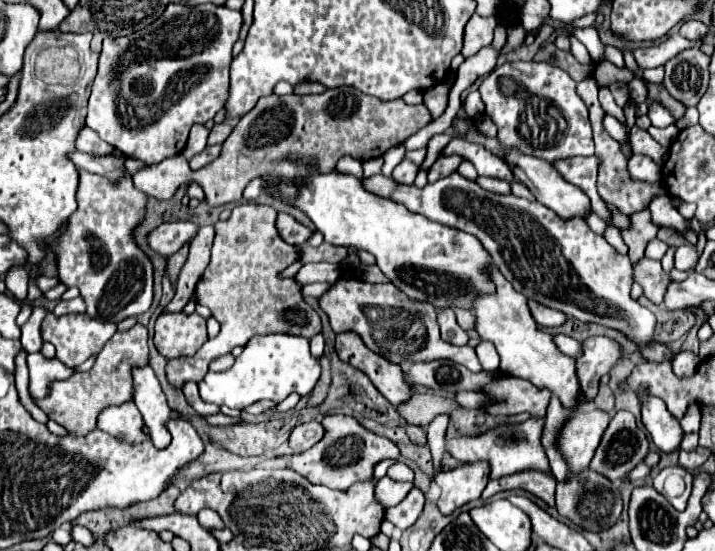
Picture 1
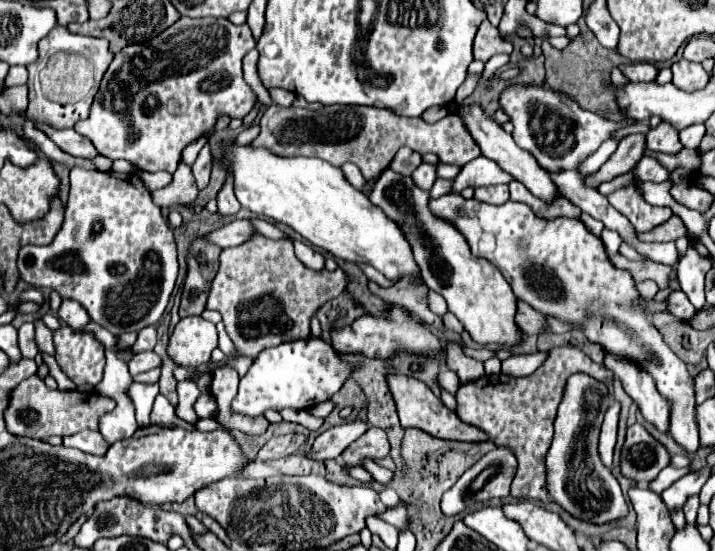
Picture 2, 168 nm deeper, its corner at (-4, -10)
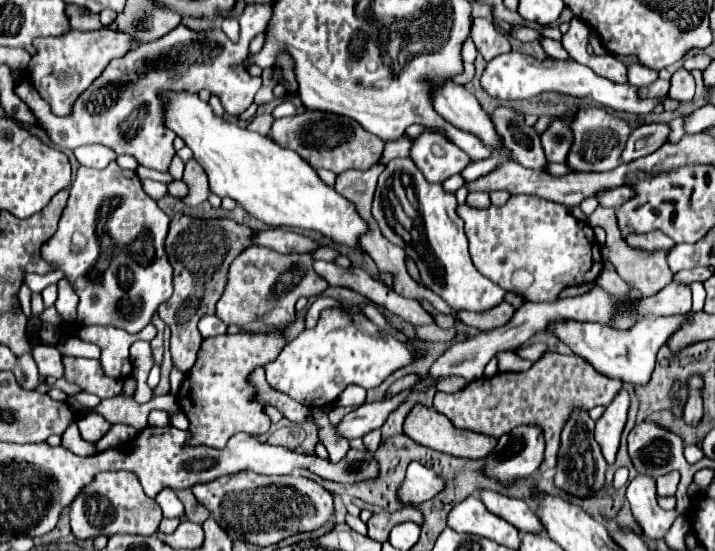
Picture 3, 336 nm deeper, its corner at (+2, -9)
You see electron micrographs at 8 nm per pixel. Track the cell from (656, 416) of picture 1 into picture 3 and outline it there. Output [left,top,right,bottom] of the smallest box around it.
[549,313,689,387]

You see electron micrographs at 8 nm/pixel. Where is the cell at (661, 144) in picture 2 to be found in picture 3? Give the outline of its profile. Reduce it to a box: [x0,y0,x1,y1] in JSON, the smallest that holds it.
[667,119,685,143]

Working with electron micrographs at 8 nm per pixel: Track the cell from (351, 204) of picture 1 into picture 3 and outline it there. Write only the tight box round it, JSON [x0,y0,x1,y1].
[163,93,369,249]

